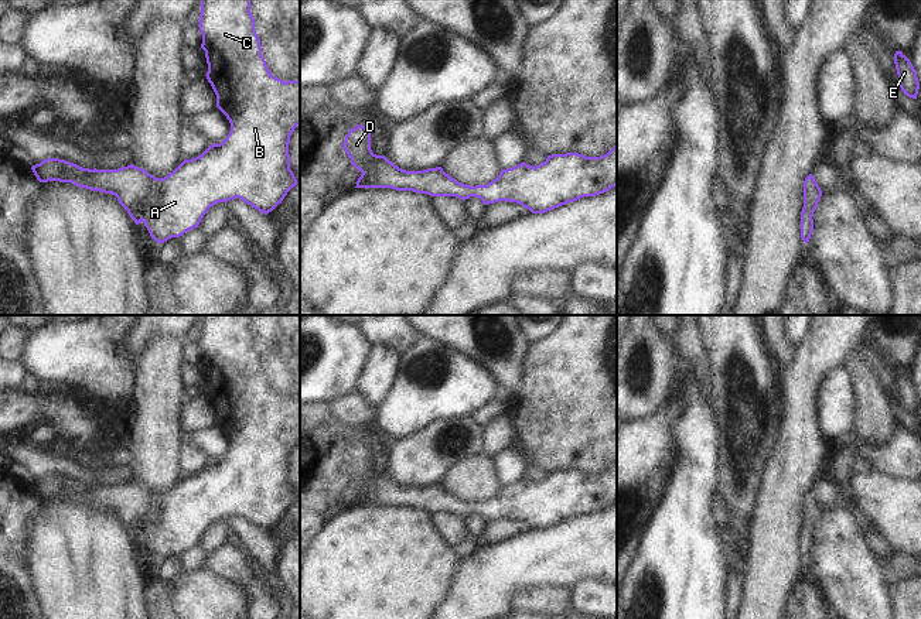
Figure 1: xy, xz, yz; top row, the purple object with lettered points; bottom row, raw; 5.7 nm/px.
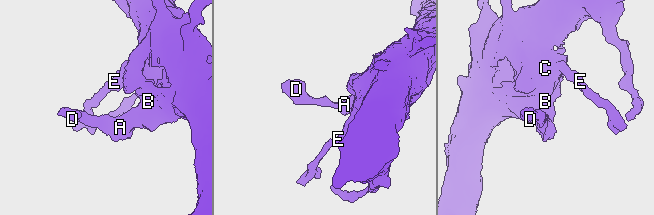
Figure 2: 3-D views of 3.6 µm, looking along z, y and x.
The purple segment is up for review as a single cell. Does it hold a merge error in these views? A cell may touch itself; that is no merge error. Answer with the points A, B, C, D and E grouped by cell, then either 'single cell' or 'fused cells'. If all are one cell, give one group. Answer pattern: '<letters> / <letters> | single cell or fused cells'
A B C D E | single cell

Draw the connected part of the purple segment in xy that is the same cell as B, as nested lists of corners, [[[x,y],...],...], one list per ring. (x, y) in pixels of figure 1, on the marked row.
[[[201,0],[198,27],[208,64],[205,76],[216,95],[216,107],[231,123],[222,143],[184,160],[164,178],[156,178],[133,164],[117,170],[89,170],[65,160],[47,158],[31,167],[37,179],[71,182],[115,195],[134,223],[143,222],[157,243],[198,228],[208,209],[218,202],[239,198],[265,215],[282,204],[297,185],[290,170],[289,143],[300,124],[300,81],[284,82],[270,73],[262,57],[250,0]]]

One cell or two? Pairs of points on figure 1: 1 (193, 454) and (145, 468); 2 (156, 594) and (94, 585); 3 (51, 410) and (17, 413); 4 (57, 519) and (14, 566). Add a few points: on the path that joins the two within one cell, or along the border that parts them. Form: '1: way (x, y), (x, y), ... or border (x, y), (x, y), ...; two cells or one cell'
1: border (181, 431), (180, 469), (184, 475); two cells
2: border (150, 577), (146, 584), (145, 604); two cells
3: way (43, 410), (26, 410); one cell
4: border (29, 522), (26, 564), (33, 587); two cells

